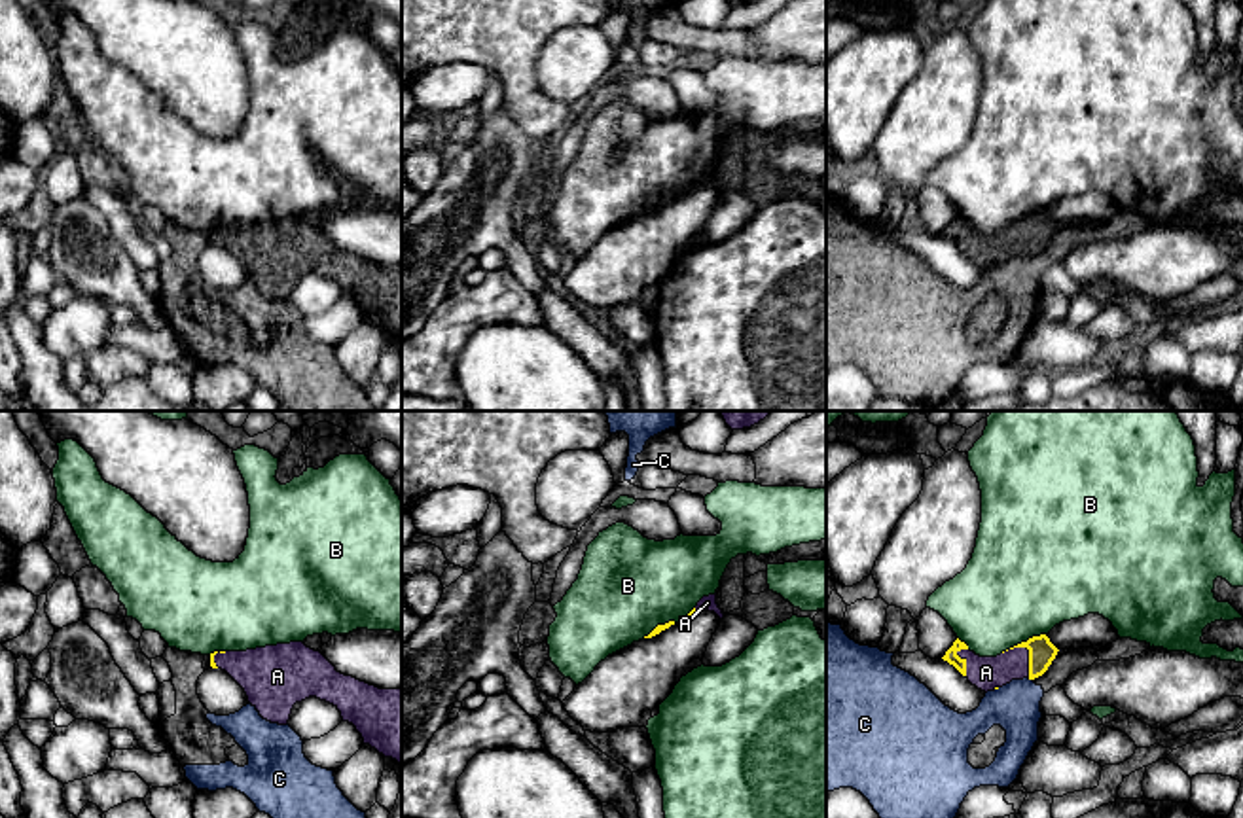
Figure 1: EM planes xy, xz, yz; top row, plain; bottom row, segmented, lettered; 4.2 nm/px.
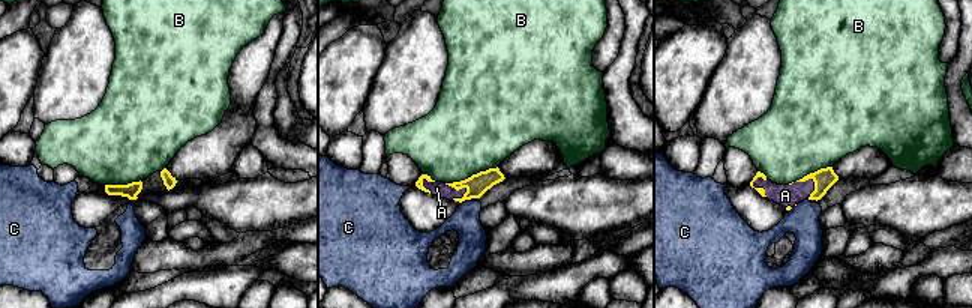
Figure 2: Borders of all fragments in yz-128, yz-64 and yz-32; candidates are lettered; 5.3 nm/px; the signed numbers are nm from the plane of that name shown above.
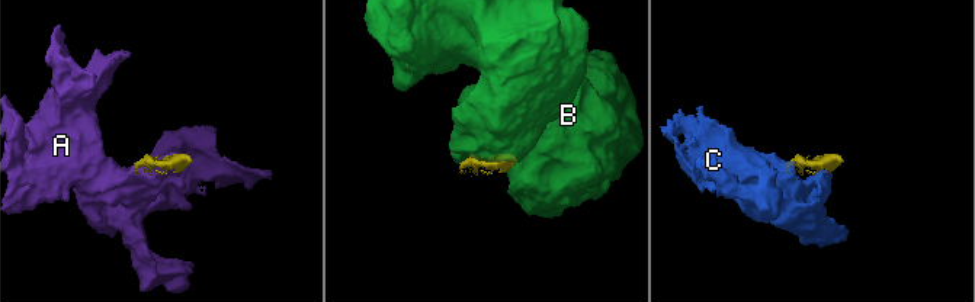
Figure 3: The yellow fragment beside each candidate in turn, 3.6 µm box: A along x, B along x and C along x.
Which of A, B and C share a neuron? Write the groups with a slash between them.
A / B / C

